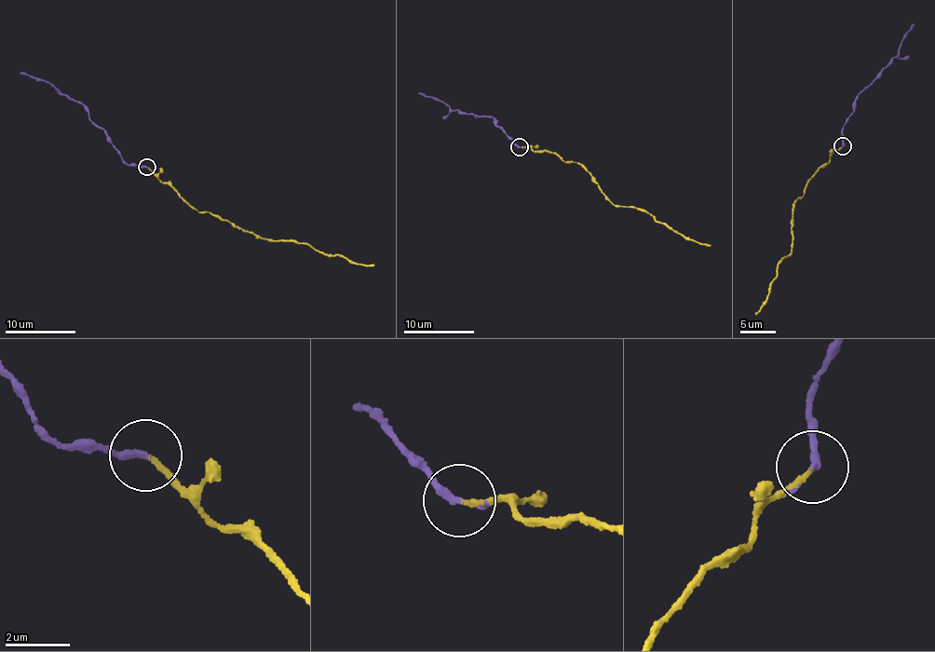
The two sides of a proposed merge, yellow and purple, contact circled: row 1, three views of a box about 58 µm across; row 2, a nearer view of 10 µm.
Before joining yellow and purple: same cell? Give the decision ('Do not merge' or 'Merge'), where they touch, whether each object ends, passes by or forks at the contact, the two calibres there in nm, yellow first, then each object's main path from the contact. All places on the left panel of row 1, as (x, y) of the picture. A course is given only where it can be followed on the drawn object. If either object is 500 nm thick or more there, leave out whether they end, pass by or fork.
Merge. Place: (146, 167). At the ring yellow ends. At the ring purple passes by. Thickness 140 nm (yellow) against 170 nm. Course of yellow: (147, 167), (198, 211), (217, 214), (264, 237), (301, 243), (370, 266), (373, 264). Course of purple: (147, 167), (123, 161), (101, 129), (93, 126), (88, 112), (76, 101), (58, 92), (48, 83), (20, 73)

